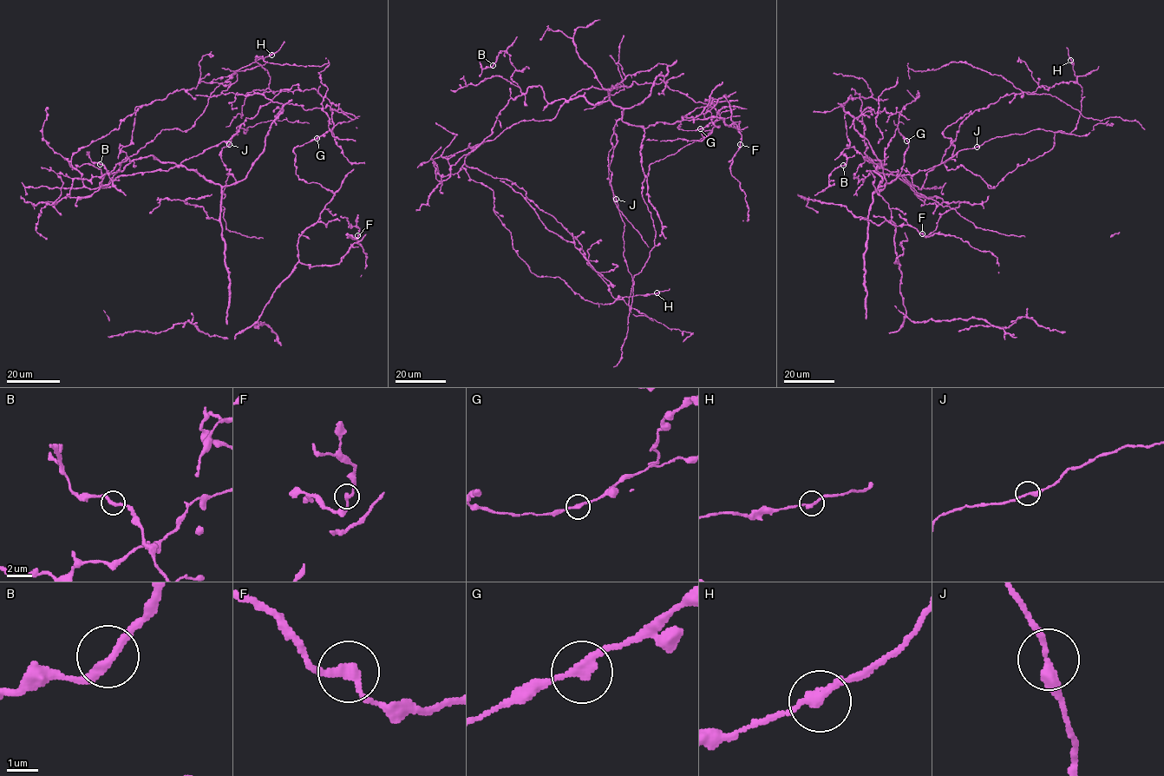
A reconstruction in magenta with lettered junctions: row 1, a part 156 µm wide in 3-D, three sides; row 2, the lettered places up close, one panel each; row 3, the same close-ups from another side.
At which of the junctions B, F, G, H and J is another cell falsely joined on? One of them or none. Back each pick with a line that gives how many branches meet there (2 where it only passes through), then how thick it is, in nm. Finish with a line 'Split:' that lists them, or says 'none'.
Split: none

